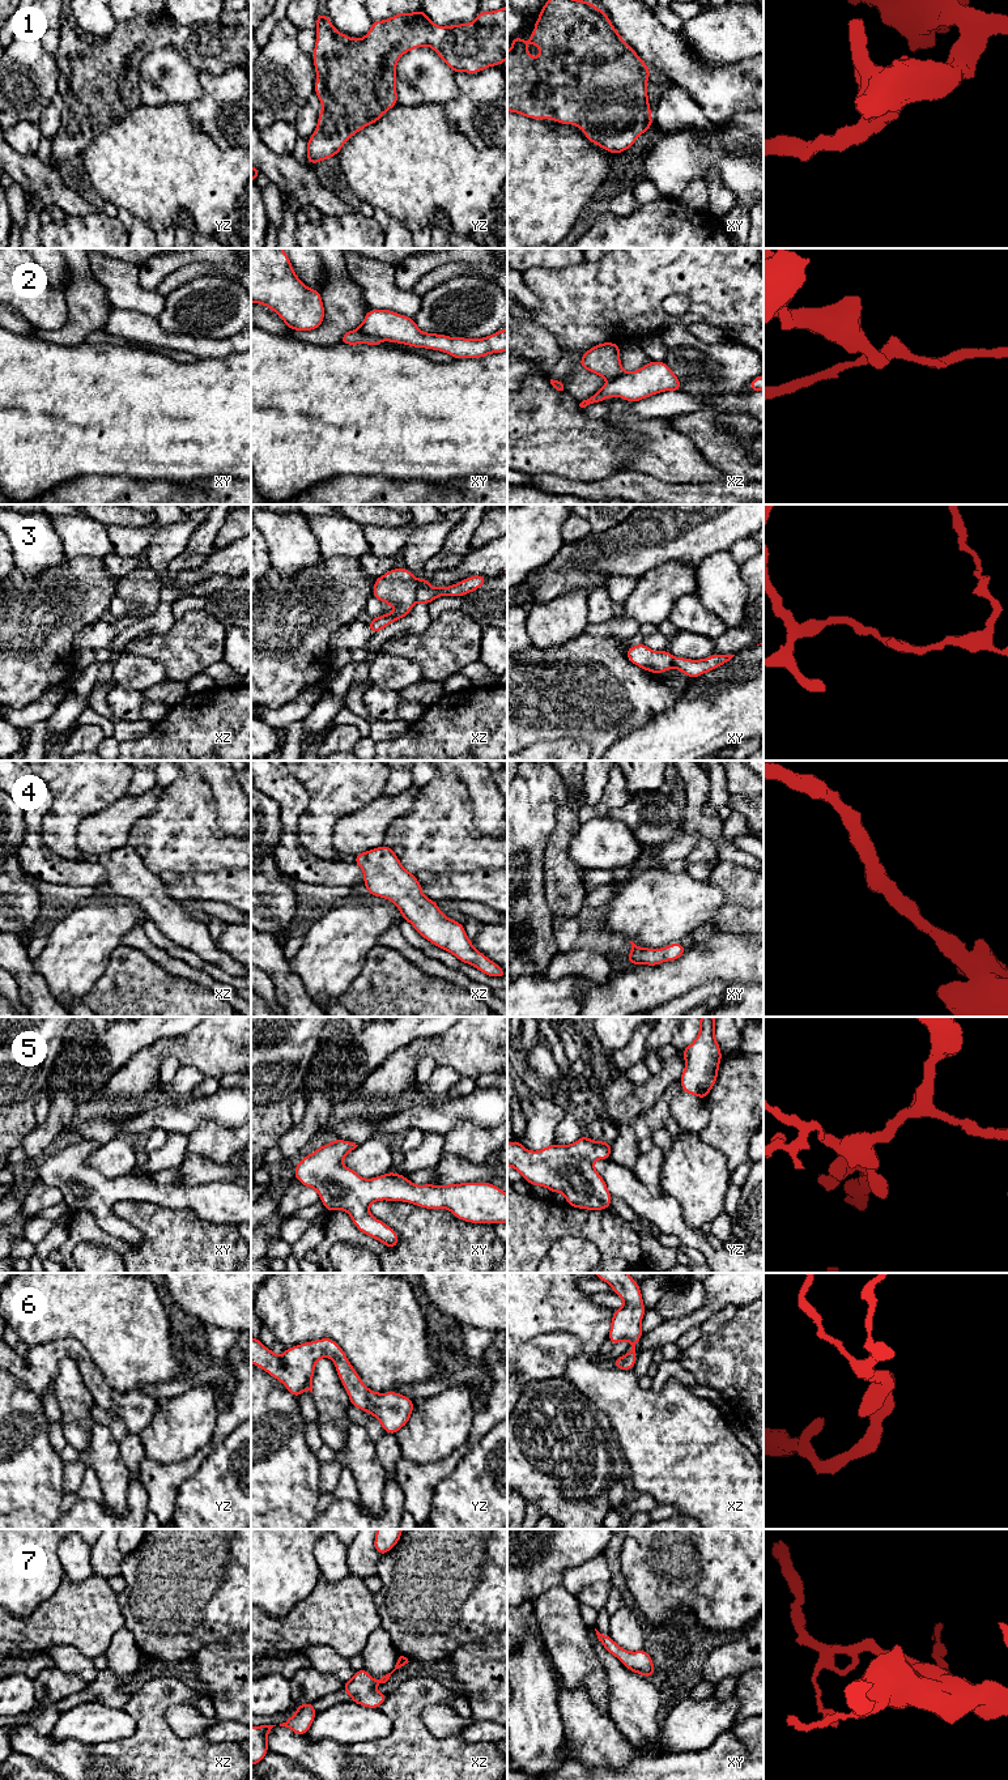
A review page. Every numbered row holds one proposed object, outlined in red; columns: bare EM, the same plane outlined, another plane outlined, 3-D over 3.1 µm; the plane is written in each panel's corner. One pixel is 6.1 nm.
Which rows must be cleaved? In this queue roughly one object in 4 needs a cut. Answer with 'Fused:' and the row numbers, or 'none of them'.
Fused: 2, 3

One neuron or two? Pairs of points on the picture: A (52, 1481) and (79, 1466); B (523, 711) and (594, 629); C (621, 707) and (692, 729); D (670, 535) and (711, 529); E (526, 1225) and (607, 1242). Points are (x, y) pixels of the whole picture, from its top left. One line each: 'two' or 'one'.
A: two
B: two
C: two
D: one
E: one

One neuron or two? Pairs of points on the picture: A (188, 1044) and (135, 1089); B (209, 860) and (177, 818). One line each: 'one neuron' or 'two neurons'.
A: one neuron
B: one neuron

